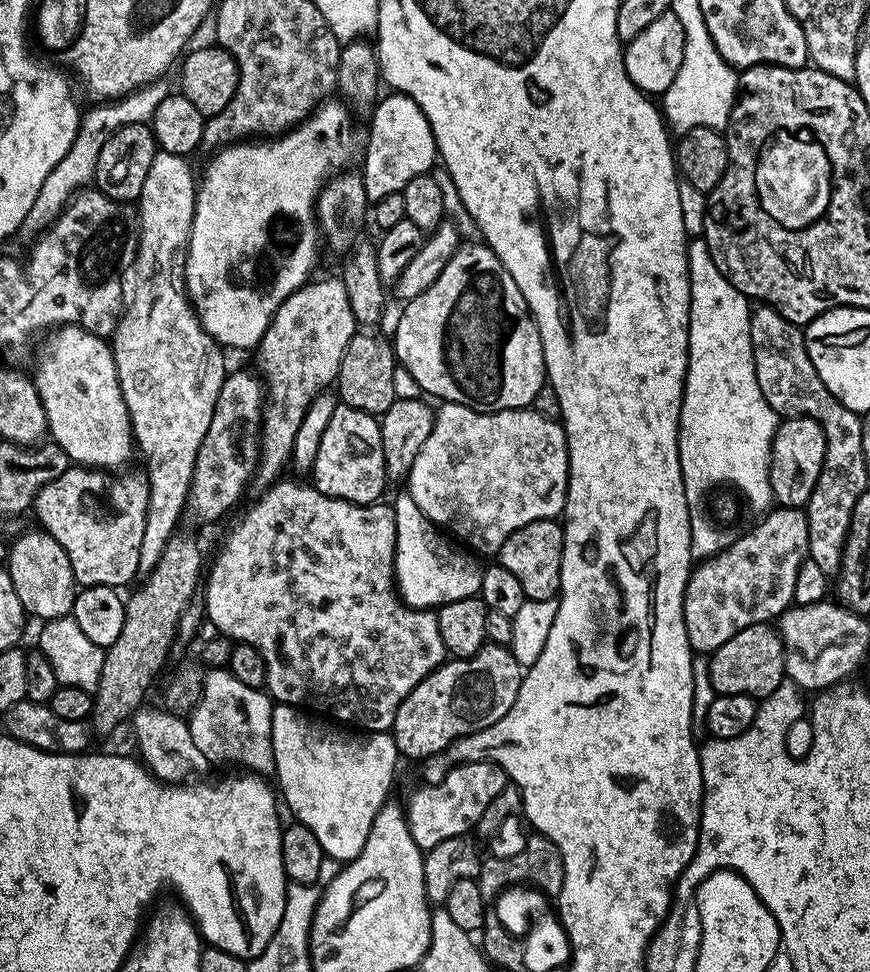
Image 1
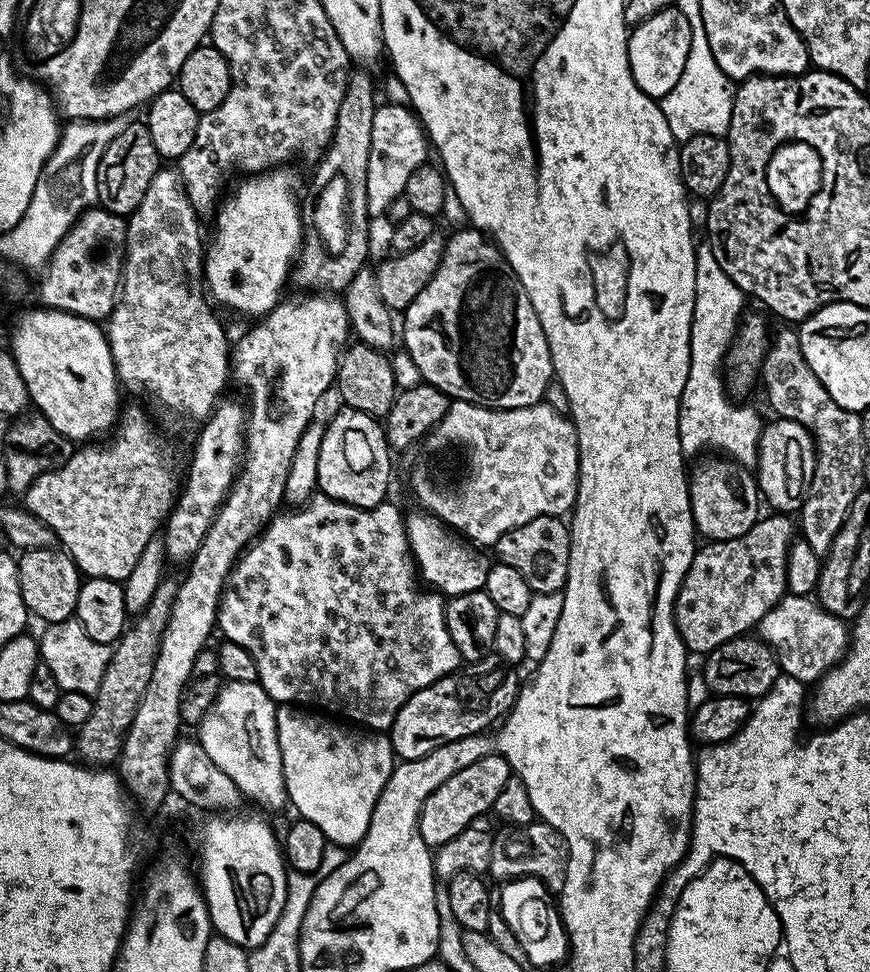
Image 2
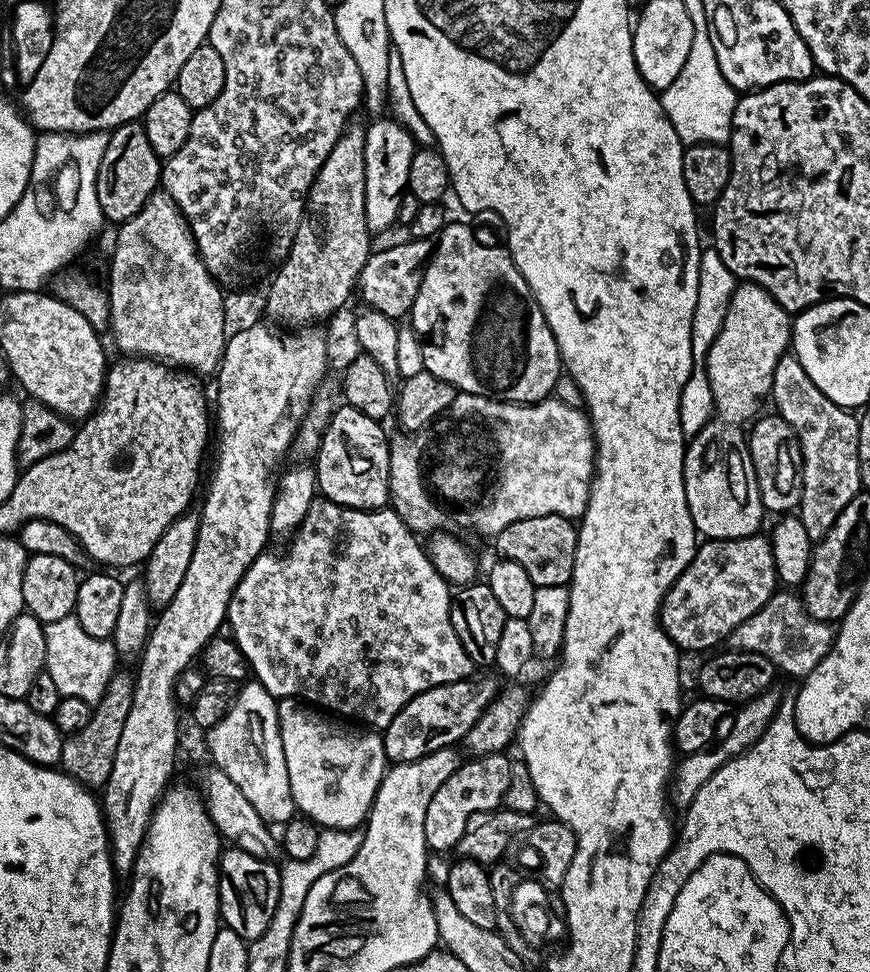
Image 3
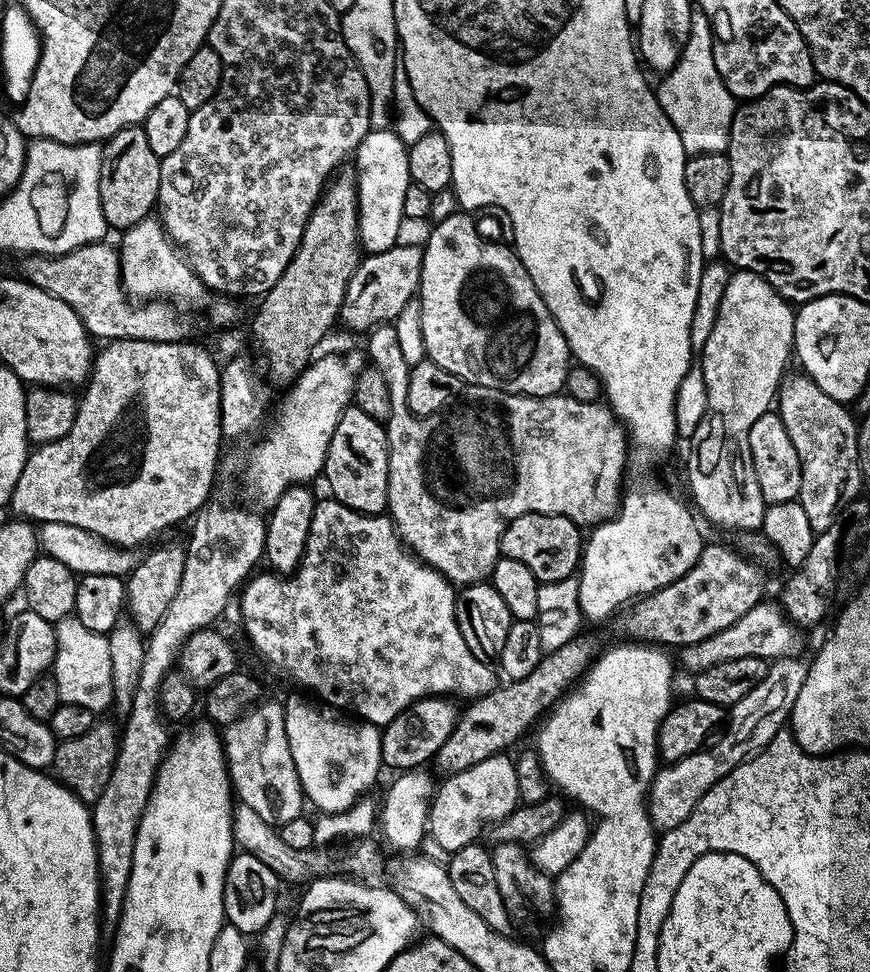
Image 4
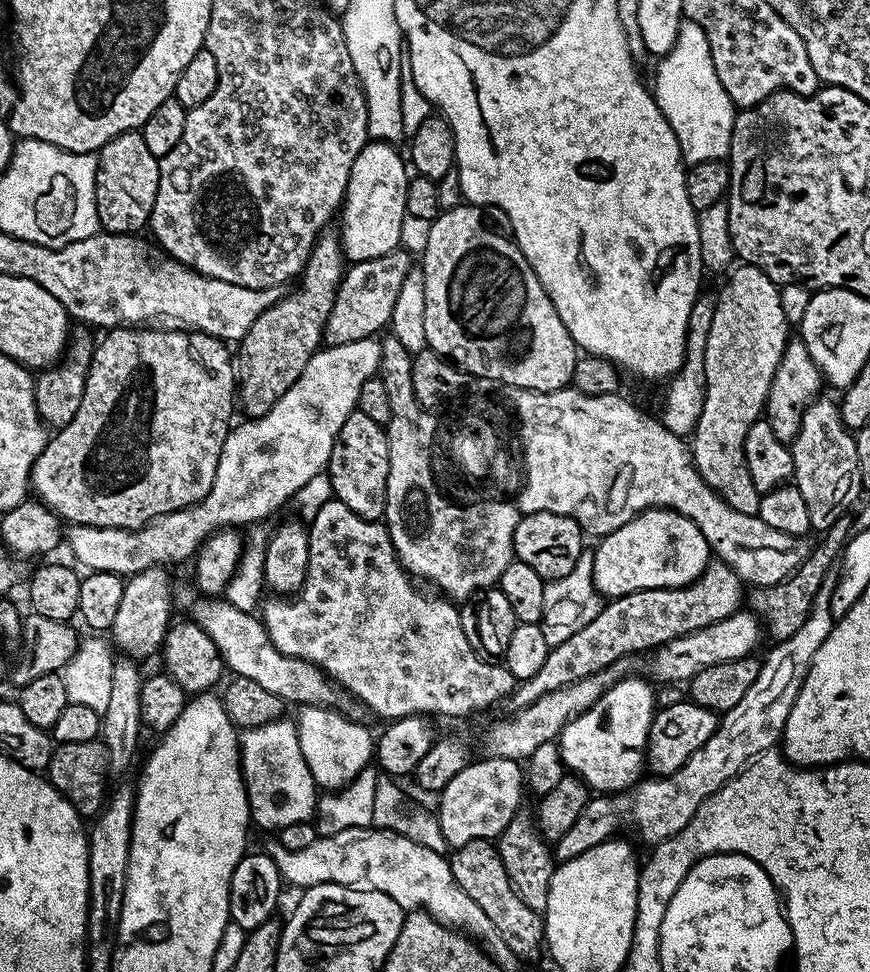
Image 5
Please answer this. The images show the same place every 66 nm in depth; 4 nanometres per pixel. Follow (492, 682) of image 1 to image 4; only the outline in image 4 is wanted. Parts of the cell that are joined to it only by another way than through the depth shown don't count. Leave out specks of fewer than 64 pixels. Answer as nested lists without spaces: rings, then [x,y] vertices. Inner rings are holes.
[[[427,696],[424,700],[415,700],[409,708],[403,708],[390,723],[383,725],[382,764],[385,769],[407,770],[427,765],[436,752],[450,738],[458,719],[458,708],[451,699],[443,696]]]

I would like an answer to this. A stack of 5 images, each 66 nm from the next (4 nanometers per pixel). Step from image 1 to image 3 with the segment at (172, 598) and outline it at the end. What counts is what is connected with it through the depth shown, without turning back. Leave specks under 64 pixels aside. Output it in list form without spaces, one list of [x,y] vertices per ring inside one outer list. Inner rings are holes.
[[[115,671],[101,700],[92,709],[90,722],[86,722],[82,730],[64,736],[59,767],[66,775],[89,790],[103,789],[105,782],[110,778],[110,769],[114,767],[114,753],[118,751],[122,726],[130,714],[130,702],[135,685],[136,681],[131,671]]]

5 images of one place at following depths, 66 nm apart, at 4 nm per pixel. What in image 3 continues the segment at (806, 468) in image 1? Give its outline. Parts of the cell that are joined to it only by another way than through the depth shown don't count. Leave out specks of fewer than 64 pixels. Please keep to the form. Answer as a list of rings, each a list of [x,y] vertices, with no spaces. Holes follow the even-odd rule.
[[[778,414],[771,415],[761,415],[751,425],[752,432],[750,428],[746,439],[750,458],[754,462],[754,474],[758,478],[758,494],[762,498],[765,513],[788,514],[800,507],[804,459],[800,443],[790,426],[790,422],[786,422]]]

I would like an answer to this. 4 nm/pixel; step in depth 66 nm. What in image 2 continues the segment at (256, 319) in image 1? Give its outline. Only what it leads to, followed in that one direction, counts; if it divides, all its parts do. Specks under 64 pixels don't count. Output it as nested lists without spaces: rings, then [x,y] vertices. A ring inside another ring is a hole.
[[[277,166],[269,171],[249,175],[236,188],[236,196],[228,196],[219,205],[220,213],[216,216],[216,237],[206,244],[204,254],[204,279],[211,299],[217,305],[225,304],[236,312],[251,318],[262,318],[279,304],[282,299],[280,291],[290,280],[294,261],[300,254],[300,243],[304,241],[304,221],[302,204],[296,200],[296,176],[291,167]]]

